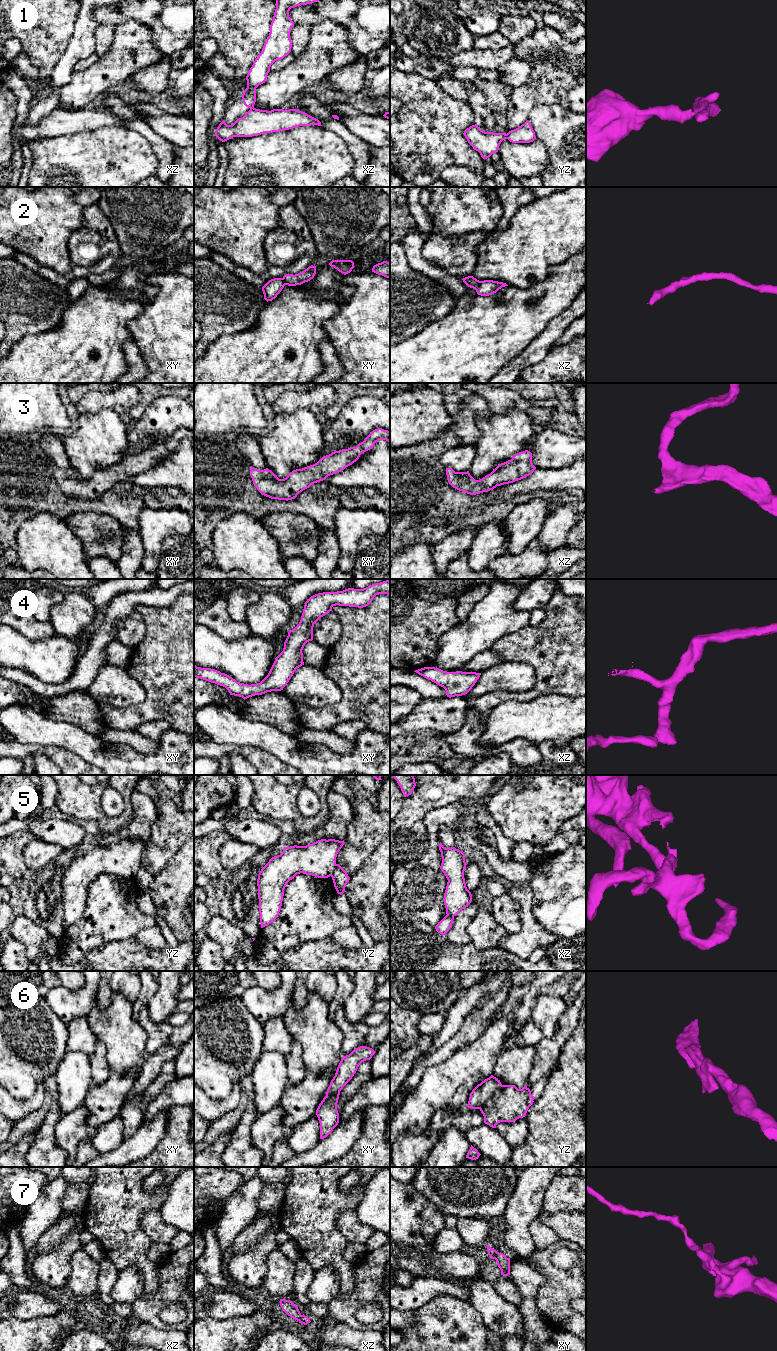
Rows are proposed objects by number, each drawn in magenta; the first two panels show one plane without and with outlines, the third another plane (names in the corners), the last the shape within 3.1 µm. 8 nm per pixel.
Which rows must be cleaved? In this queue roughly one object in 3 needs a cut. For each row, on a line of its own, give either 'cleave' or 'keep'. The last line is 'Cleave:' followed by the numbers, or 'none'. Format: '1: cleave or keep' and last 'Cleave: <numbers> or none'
1: cleave
2: keep
3: keep
4: keep
5: cleave
6: cleave
7: keep
Cleave: 1, 5, 6

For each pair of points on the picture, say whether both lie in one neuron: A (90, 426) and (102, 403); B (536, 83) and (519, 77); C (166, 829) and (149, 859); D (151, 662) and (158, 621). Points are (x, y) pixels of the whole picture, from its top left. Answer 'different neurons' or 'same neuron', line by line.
A: different neurons
B: different neurons
C: same neuron
D: same neuron

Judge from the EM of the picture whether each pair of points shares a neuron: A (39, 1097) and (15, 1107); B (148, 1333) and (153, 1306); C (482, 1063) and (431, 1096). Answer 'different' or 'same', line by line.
A: same
B: different
C: same

